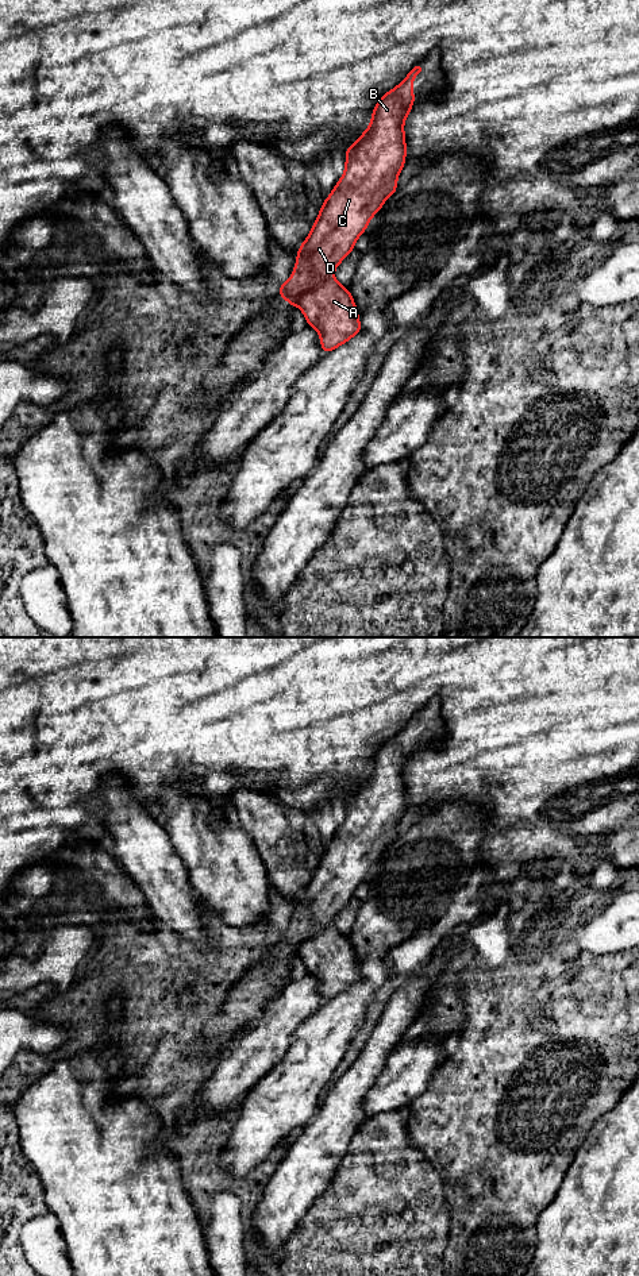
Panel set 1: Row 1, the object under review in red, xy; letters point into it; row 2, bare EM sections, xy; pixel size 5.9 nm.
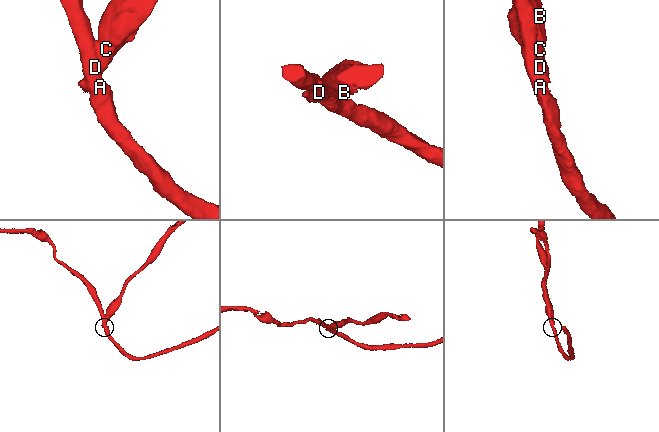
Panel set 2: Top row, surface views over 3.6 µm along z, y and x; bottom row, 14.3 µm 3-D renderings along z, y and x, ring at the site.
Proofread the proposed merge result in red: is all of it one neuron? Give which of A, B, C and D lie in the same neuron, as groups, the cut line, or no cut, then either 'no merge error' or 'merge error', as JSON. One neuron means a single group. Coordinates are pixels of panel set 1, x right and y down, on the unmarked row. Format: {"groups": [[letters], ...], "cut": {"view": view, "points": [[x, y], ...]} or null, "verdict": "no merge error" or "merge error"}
{"groups": [["A"], ["B", "C", "D"]], "cut": {"view": "xy", "points": [[333, 921], [319, 926], [300, 945], [296, 953]]}, "verdict": "merge error"}

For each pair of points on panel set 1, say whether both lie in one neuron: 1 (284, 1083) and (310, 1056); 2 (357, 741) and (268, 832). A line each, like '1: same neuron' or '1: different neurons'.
1: same neuron
2: different neurons

